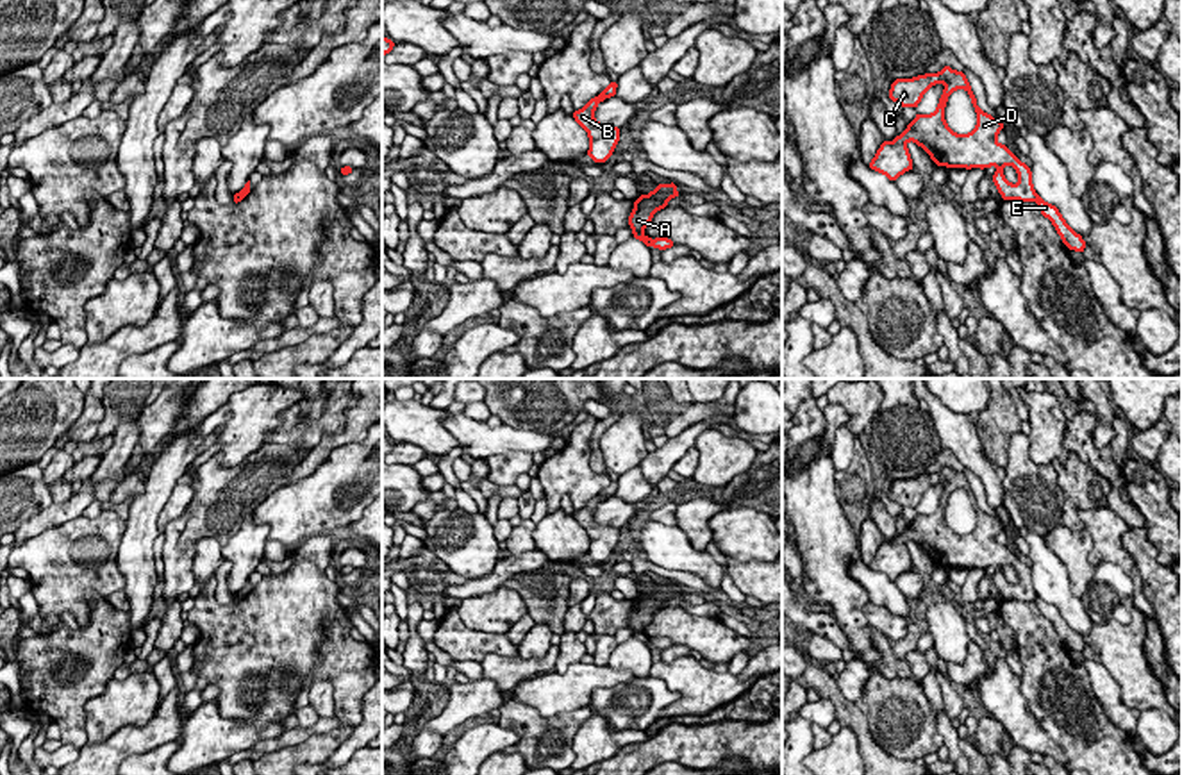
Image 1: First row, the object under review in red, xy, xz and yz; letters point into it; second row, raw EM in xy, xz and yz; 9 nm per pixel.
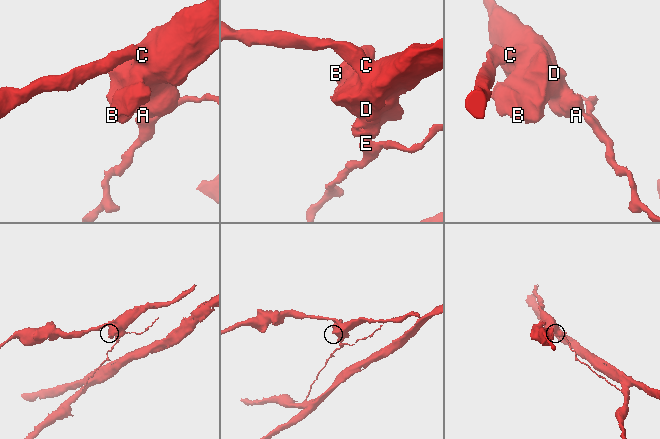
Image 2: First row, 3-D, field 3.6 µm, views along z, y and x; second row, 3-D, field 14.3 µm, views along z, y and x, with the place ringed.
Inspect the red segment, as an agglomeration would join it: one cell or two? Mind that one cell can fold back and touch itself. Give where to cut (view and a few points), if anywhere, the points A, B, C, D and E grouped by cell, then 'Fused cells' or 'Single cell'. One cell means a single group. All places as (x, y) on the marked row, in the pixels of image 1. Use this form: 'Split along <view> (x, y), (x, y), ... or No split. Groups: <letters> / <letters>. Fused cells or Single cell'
Split along xz (634, 231), (641, 234). Groups: A B C D / E. Fused cells

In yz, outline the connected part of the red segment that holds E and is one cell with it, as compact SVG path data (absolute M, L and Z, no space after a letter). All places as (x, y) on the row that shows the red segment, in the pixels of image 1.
M1036 198L1036 204L1041 211L1041 214L1045 218L1048 218L1057 234L1061 236L1062 243L1070 248L1070 250L1075 250L1075 252L1080 252L1084 254L1084 248L1086 248L1086 241L1082 239L1080 234L1077 234L1062 218L1062 214L1059 212L1059 209L1048 202L1045 202L1043 198Z

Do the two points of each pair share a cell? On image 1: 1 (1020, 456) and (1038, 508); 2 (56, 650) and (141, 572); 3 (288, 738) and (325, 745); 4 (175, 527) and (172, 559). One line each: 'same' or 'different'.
1: same
2: different
3: different
4: same

